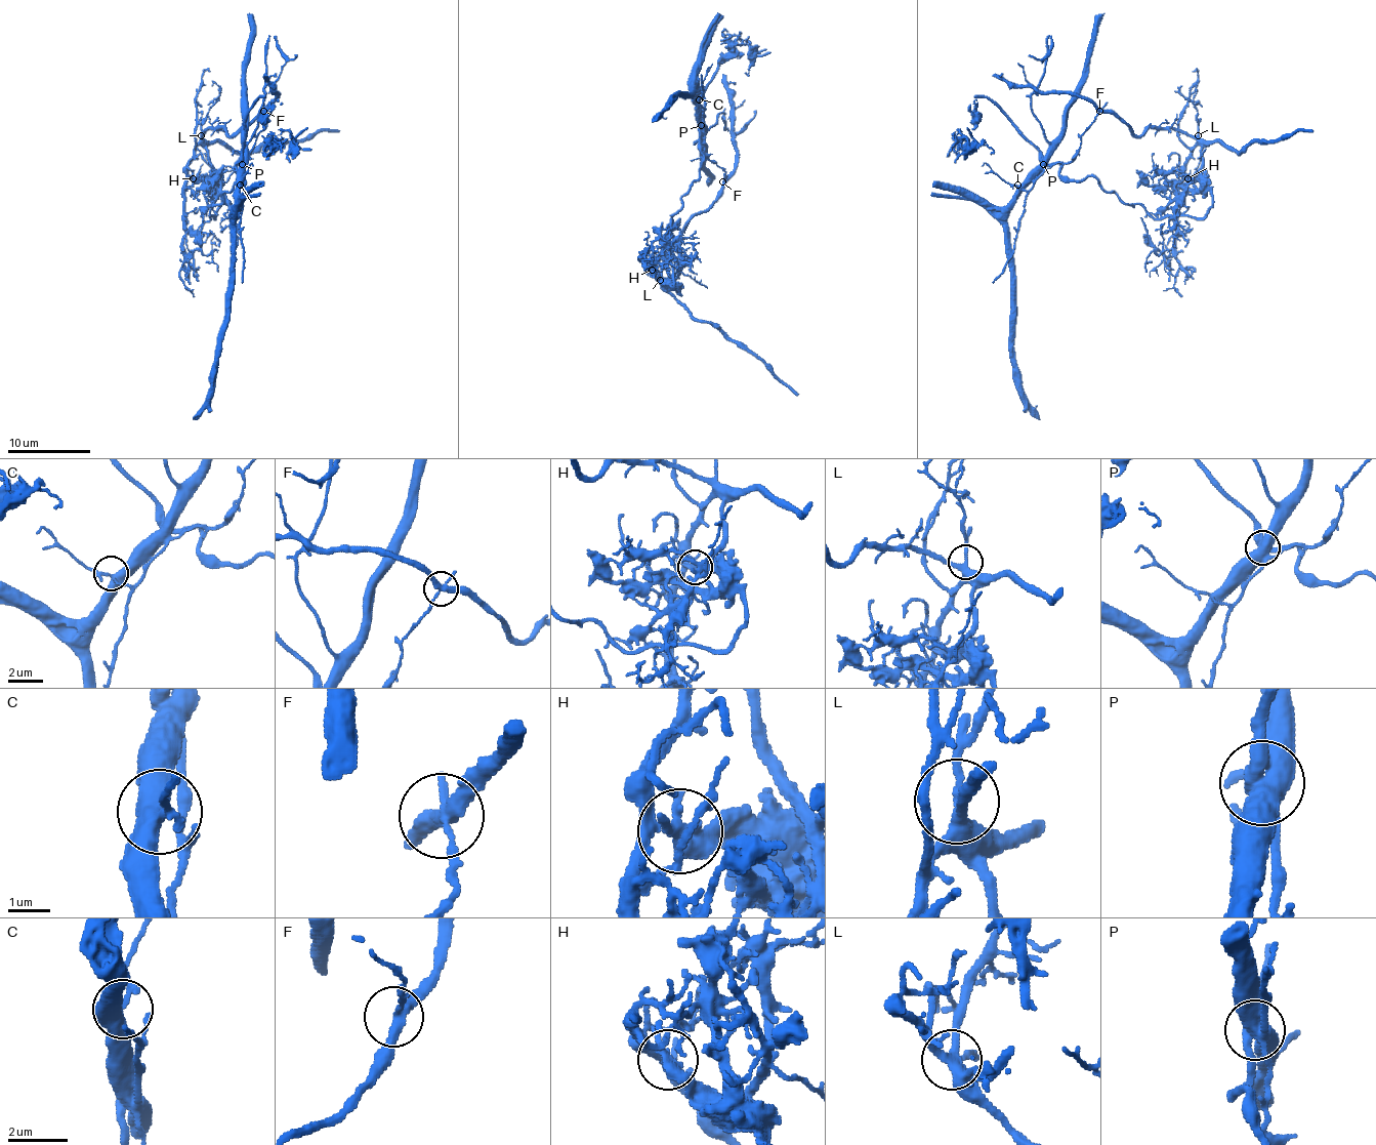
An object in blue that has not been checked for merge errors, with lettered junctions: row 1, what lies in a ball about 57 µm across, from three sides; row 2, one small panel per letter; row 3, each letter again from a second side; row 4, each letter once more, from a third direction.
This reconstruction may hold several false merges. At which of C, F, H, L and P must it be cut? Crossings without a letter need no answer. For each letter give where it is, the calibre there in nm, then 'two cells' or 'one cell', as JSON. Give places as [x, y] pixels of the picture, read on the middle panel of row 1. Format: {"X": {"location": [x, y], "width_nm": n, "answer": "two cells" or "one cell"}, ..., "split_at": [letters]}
{"C": {"location": [699, 99], "width_nm": 320, "answer": "one cell"}, "F": {"location": [722, 181], "width_nm": 280, "answer": "two cells"}, "H": {"location": [652, 270], "width_nm": 300, "answer": "two cells"}, "L": {"location": [660, 280], "width_nm": 280, "answer": "one cell"}, "P": {"location": [701, 125], "width_nm": 600, "answer": "two cells"}, "split_at": ["F", "H", "P"]}

